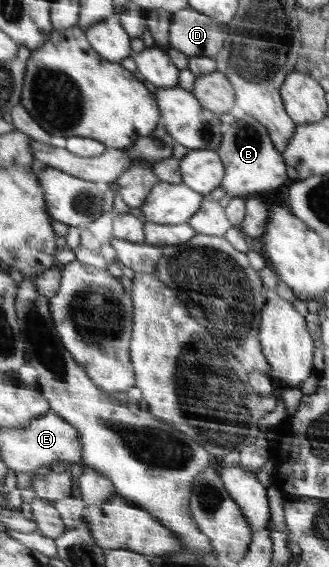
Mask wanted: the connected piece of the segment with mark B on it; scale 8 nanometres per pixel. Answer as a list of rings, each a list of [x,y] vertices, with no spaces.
[[[245,114],[231,125],[227,125],[216,150],[223,159],[226,175],[222,183],[225,194],[235,198],[246,198],[250,195],[262,194],[271,189],[278,188],[287,181],[287,163],[282,153],[276,149],[268,129],[255,117]]]

